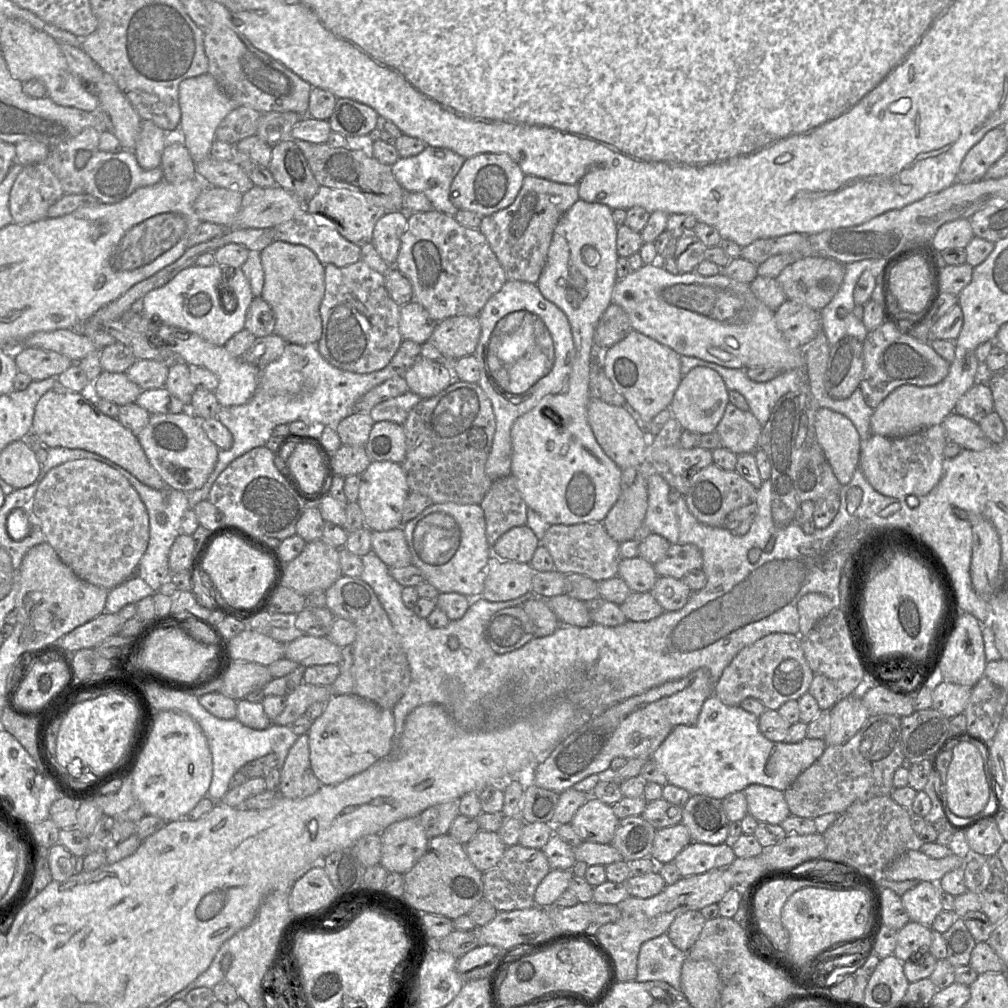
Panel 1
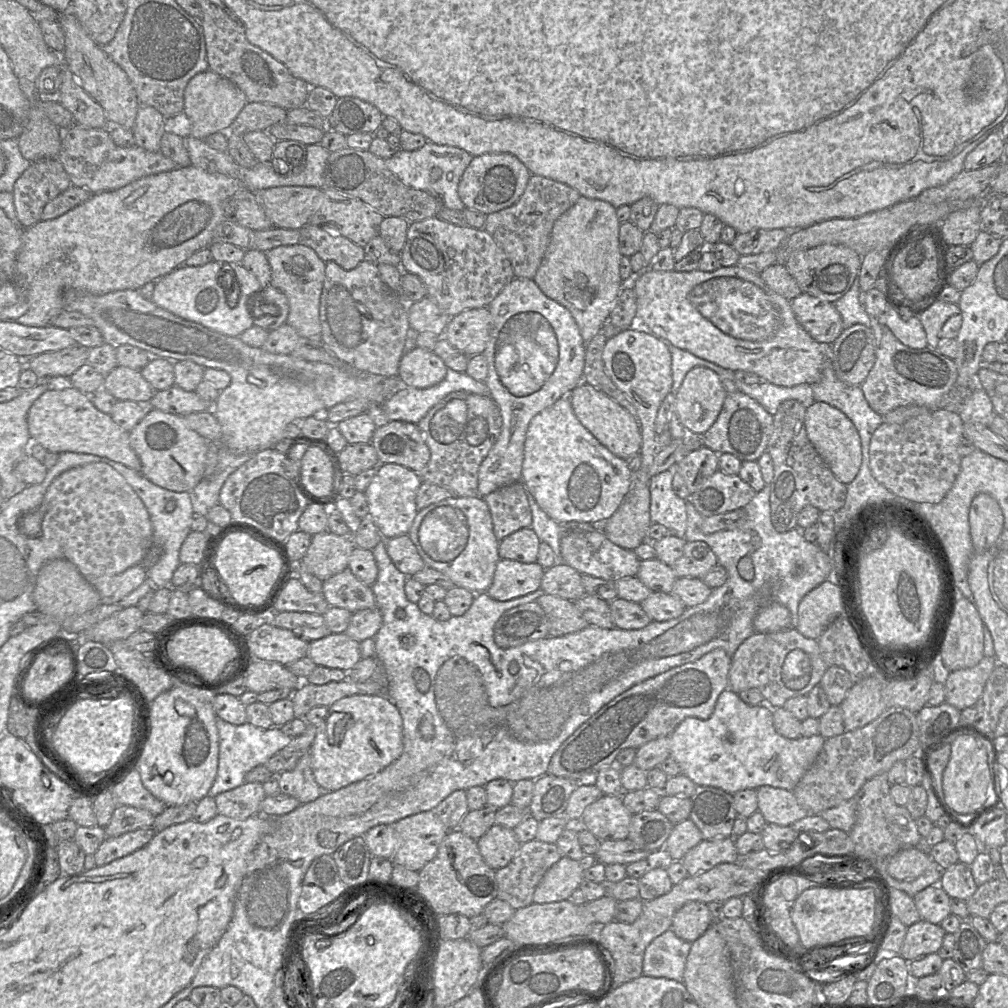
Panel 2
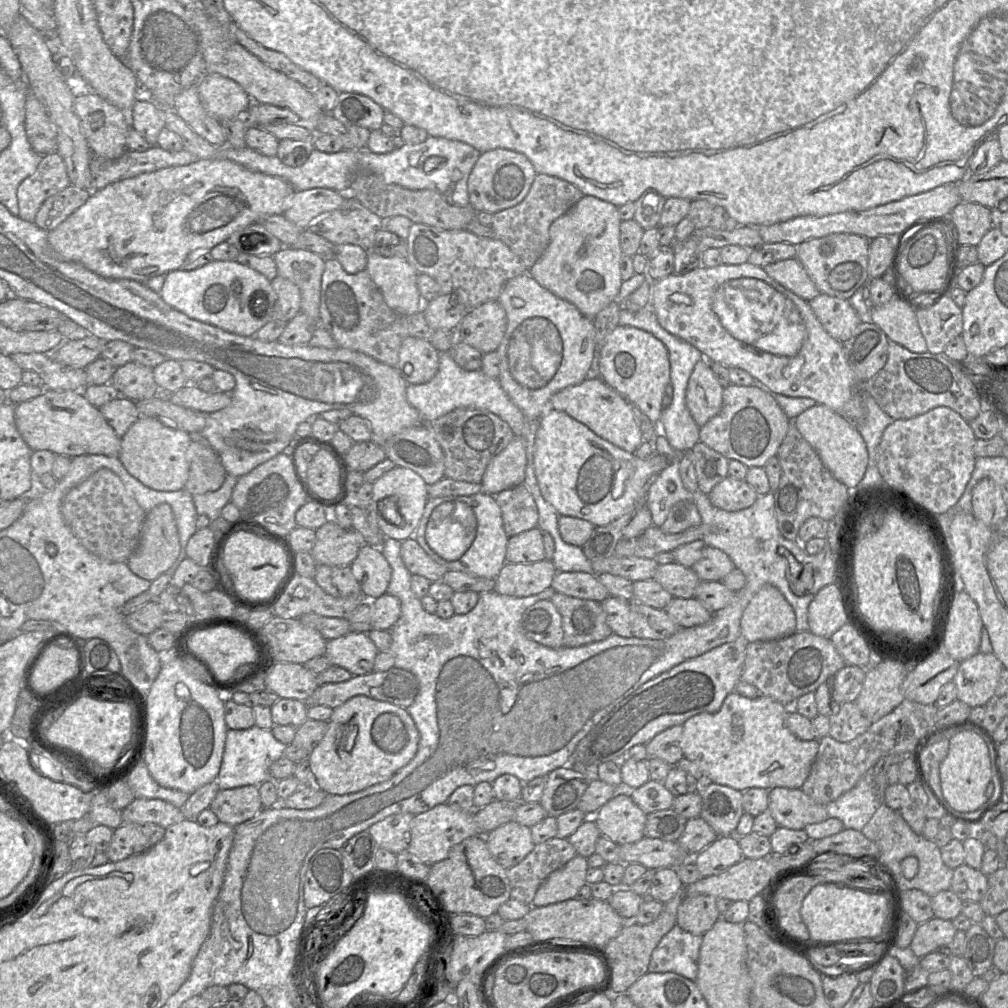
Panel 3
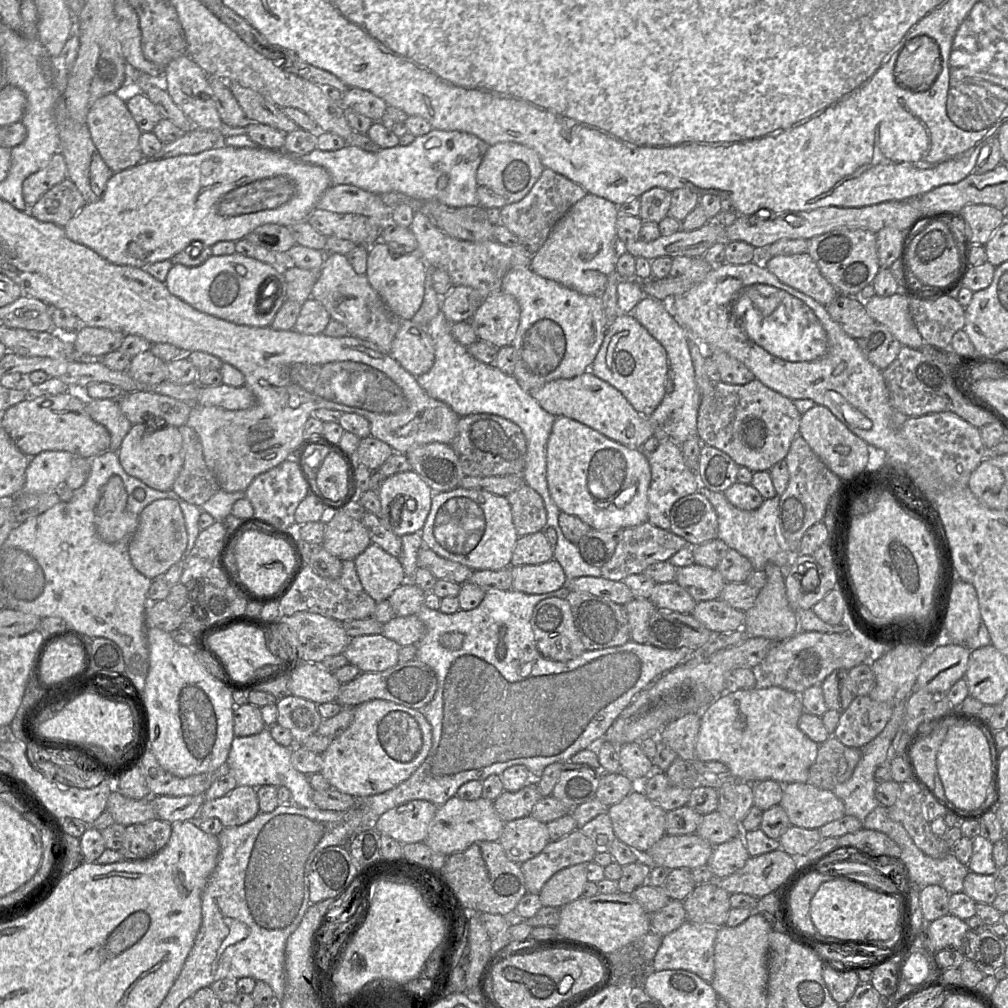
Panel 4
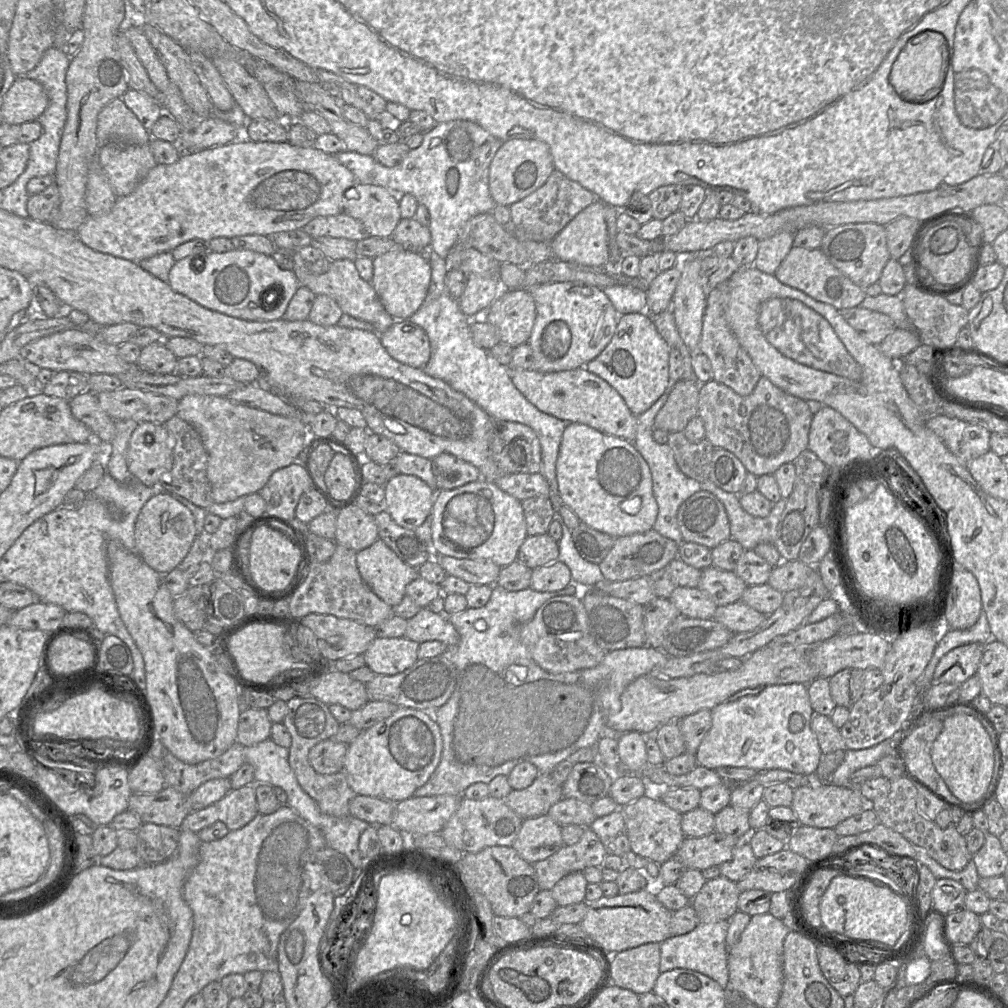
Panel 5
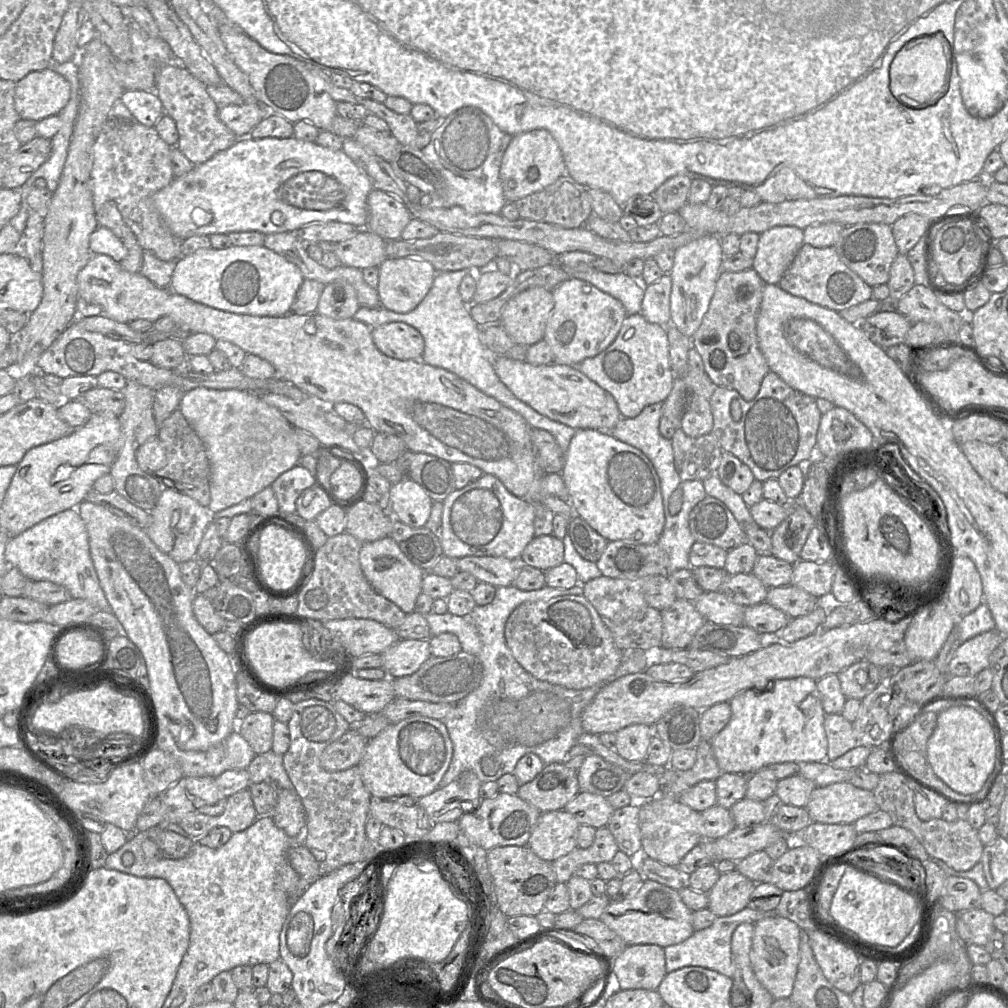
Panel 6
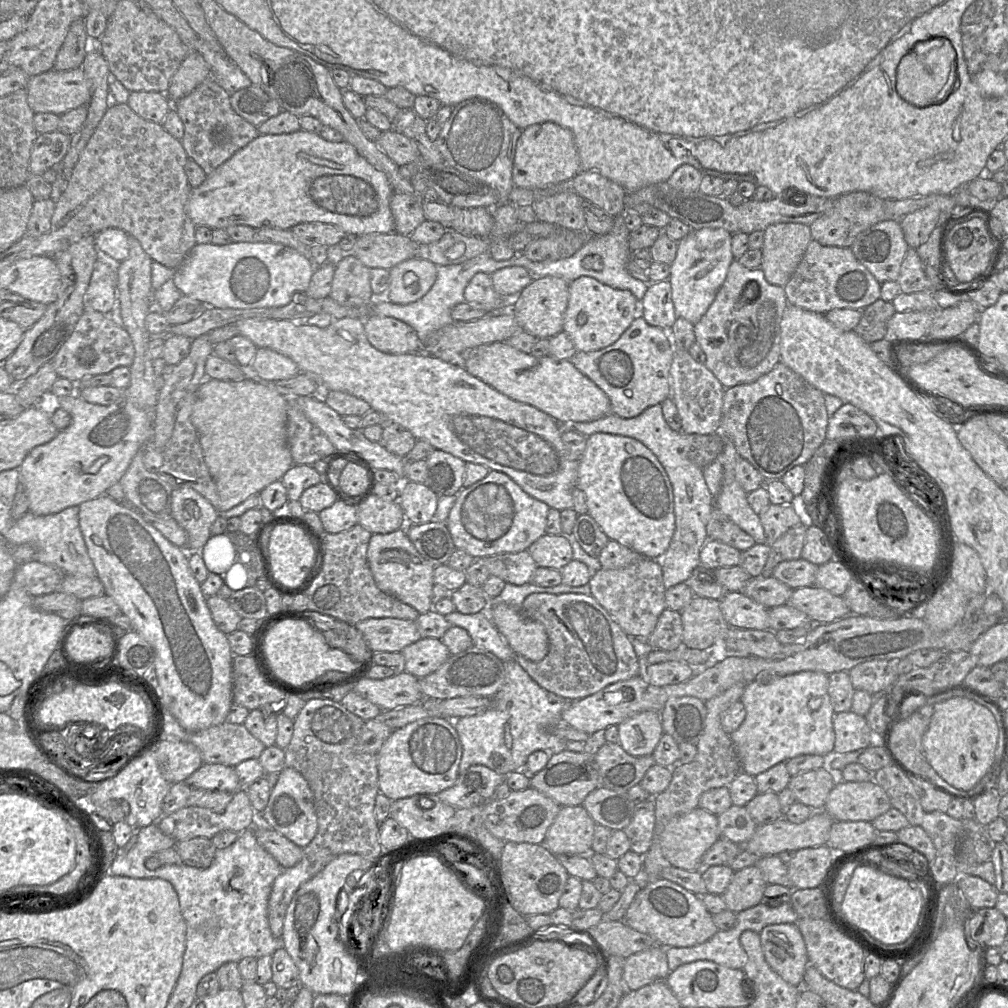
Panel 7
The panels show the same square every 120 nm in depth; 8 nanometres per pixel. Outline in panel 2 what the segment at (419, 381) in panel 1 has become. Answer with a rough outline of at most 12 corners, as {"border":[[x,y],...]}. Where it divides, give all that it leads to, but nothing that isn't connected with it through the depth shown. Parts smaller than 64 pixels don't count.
{"border":[[417,346],[402,356],[404,385],[428,388],[447,369],[433,351]]}

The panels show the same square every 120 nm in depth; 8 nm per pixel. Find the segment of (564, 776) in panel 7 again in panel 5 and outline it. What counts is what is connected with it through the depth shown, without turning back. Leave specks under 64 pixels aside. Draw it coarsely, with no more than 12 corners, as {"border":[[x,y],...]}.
{"border":[[539,774],[502,800],[522,819],[546,815],[562,784]]}

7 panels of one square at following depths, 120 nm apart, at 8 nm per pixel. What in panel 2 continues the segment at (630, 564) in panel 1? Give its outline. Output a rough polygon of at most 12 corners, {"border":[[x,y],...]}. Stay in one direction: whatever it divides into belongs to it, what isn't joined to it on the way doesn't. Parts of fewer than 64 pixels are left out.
{"border":[[654,558],[640,560],[636,578],[653,592],[669,594],[678,577]]}

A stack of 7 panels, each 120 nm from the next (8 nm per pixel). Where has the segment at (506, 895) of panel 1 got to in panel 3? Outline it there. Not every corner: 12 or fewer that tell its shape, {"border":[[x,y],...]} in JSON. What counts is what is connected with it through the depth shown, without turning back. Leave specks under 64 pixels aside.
{"border":[[567,838],[535,844],[506,869],[510,898],[532,905],[547,876],[576,855]]}

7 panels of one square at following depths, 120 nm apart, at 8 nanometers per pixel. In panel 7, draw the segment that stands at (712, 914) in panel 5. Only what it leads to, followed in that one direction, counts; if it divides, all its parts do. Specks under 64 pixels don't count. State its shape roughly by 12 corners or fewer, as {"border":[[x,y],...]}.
{"border":[[756,865],[734,871],[721,894],[735,913],[762,902],[767,882]]}

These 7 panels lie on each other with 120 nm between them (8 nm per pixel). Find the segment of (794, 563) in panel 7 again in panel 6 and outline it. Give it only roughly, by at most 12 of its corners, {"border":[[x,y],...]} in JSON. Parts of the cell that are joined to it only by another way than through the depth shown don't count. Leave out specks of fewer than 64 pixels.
{"border":[[758,555],[752,574],[767,587],[791,584],[793,564]]}

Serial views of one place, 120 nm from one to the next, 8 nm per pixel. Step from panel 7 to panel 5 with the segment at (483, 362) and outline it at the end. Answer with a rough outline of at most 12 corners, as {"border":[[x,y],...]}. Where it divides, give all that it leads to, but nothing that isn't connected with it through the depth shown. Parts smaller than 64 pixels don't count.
{"border":[[585,367],[511,368],[542,412],[633,442],[637,416]]}

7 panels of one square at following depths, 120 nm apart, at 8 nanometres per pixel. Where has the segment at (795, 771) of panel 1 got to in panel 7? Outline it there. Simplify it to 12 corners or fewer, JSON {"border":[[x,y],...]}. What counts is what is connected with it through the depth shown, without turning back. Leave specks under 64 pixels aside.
{"border":[[829,676],[746,685],[730,734],[752,776],[803,754],[832,756]]}

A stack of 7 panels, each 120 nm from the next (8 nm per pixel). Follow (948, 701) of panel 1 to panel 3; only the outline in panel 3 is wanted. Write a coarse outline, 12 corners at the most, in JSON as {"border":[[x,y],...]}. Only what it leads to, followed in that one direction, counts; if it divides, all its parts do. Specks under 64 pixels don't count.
{"border":[[993,653],[961,661],[952,680],[971,708],[993,696],[1003,668]]}

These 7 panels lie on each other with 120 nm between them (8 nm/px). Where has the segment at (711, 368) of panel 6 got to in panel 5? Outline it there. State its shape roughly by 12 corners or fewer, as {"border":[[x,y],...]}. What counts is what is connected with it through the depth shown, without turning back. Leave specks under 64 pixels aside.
{"border":[[728,280],[708,292],[698,351],[740,396],[761,374],[727,322]]}

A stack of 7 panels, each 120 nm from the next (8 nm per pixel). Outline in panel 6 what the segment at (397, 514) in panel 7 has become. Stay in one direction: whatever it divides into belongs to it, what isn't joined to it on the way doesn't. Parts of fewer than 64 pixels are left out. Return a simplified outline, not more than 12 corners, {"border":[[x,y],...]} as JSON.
{"border":[[364,500],[346,511],[345,532],[363,543],[388,536],[388,511]]}

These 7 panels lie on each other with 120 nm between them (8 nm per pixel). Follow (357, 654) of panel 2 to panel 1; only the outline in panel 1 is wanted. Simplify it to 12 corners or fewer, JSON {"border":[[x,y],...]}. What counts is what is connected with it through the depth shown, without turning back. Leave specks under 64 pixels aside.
{"border":[[302,635],[285,644],[299,667],[338,664],[328,637]]}

